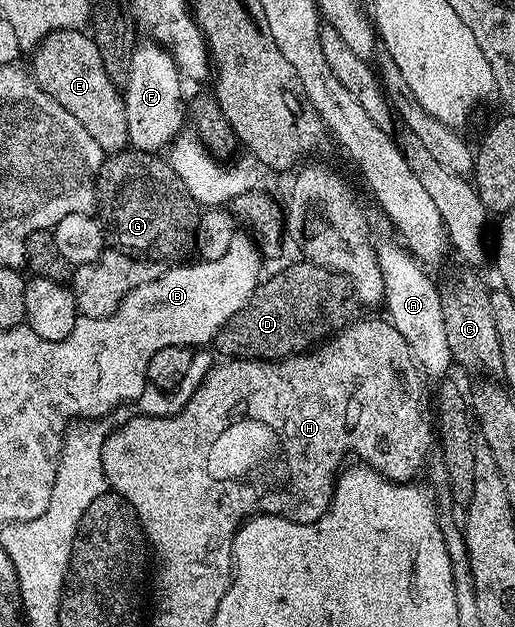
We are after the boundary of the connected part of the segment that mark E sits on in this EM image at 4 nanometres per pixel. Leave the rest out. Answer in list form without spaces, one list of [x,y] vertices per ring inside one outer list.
[[[84,30],[75,31],[52,31],[43,42],[32,52],[33,67],[31,74],[33,79],[67,113],[79,117],[79,125],[99,141],[99,149],[103,149],[106,155],[114,155],[116,151],[123,151],[129,147],[129,134],[127,133],[127,109],[125,108],[125,97],[122,88],[117,87],[107,75],[107,69],[103,67],[103,57],[99,57],[99,45],[95,45],[92,34]]]

